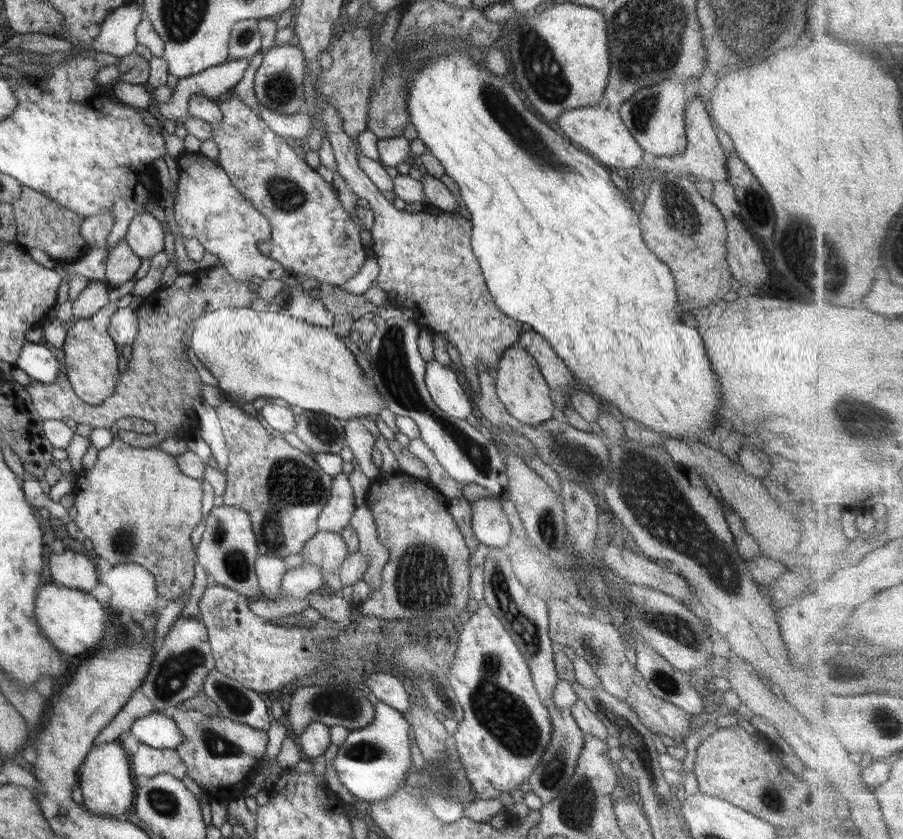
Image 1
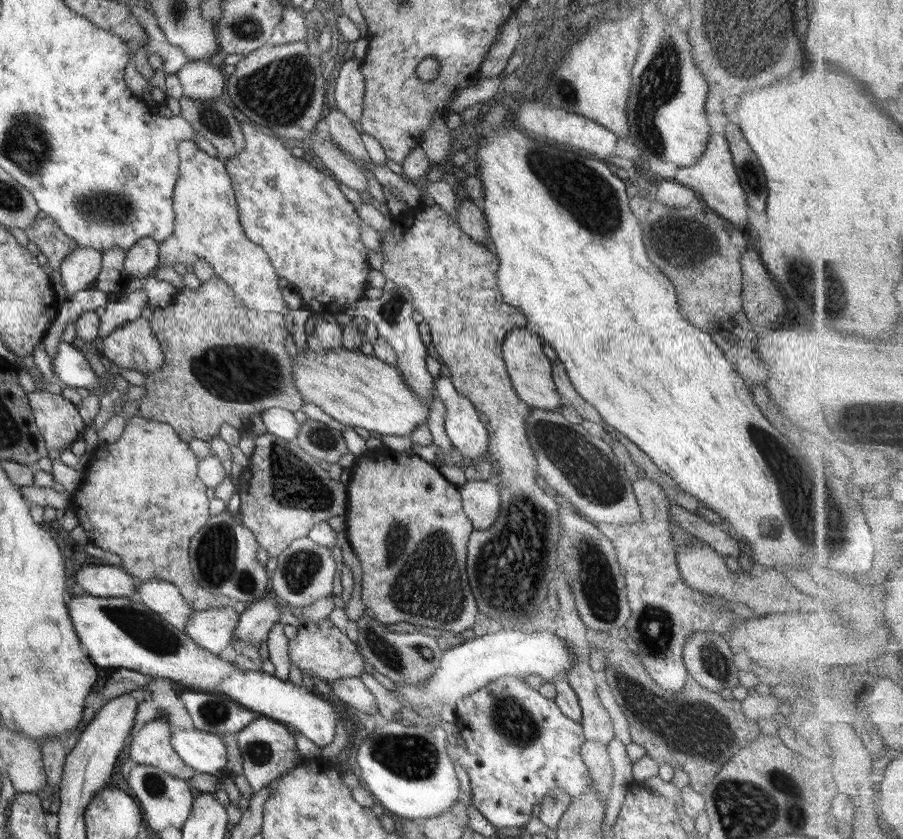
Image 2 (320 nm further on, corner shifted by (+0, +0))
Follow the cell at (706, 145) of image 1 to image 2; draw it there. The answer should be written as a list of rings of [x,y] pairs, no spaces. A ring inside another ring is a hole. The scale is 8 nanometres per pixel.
[[[711,133],[706,141],[706,149],[697,159],[697,162],[681,169],[675,169],[673,180],[692,190],[697,198],[711,210],[714,210],[721,218],[729,221],[733,227],[744,230],[749,227],[746,219],[748,210],[746,196],[735,172],[724,136]]]

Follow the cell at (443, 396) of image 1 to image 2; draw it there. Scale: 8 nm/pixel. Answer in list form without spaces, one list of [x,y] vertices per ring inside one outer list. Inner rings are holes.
[[[450,378],[434,379],[434,392],[446,408],[444,431],[450,445],[472,463],[480,461],[488,450],[487,425],[479,421],[473,405],[453,388]]]

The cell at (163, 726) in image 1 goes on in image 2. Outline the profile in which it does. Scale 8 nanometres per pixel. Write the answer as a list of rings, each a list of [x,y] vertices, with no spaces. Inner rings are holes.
[[[171,726],[171,748],[189,768],[201,774],[224,776],[228,757],[220,735],[195,728],[185,730]]]

